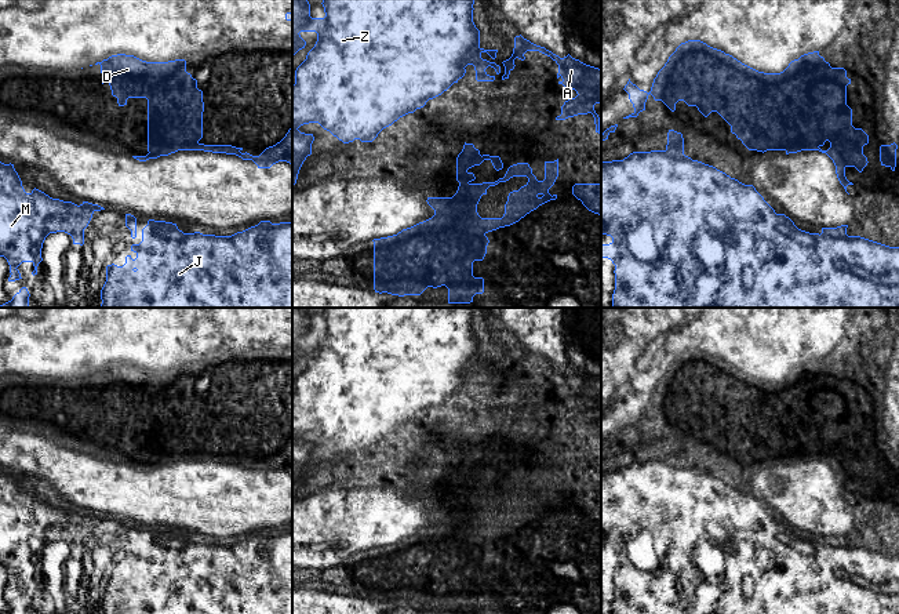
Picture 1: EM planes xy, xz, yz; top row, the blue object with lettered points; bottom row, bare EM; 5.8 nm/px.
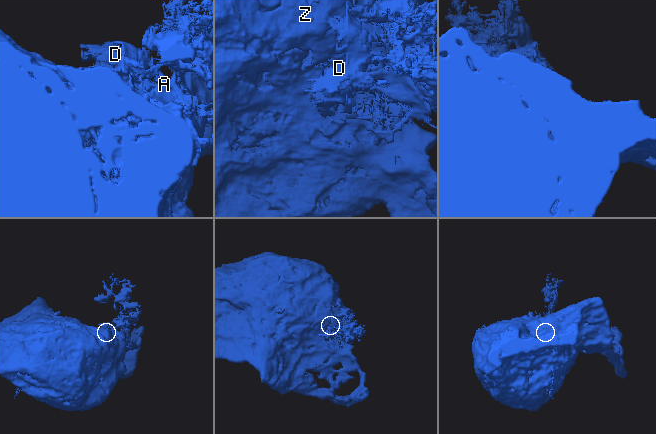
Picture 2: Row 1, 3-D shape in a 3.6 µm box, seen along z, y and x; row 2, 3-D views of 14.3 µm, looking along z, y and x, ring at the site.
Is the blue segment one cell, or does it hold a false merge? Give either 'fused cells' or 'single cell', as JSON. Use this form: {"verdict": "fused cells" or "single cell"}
{"verdict": "single cell"}

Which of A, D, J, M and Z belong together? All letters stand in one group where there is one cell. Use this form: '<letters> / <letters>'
A D J M Z

